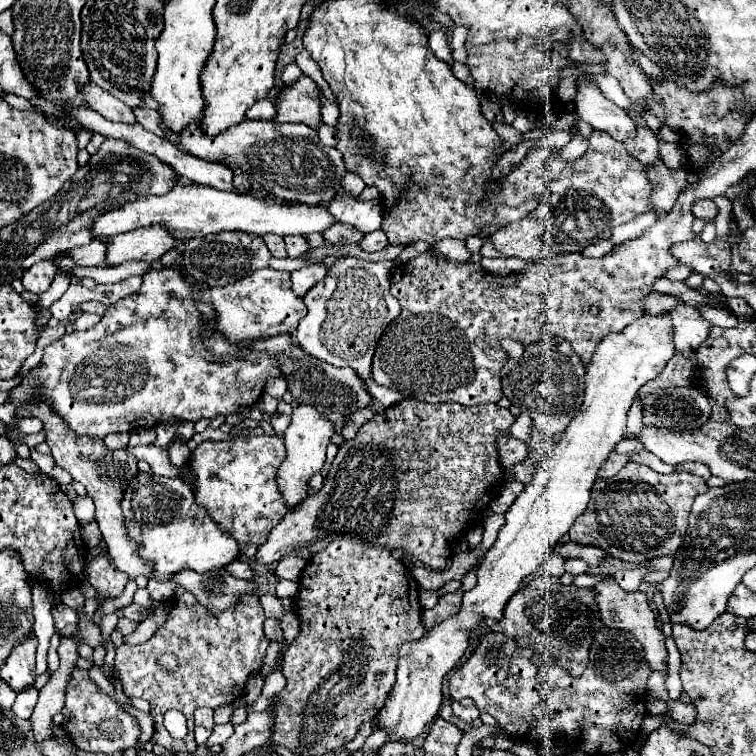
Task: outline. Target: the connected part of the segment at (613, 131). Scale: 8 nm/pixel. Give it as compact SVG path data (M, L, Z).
M581 81L575 97L575 111L579 119L587 121L593 129L605 131L617 141L635 137L637 125L633 119L621 107L603 97L603 93L591 81Z

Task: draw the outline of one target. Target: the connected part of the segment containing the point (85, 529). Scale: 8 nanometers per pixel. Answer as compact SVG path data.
M96 521L81 527L81 537L87 549L98 546L99 540L102 537Z

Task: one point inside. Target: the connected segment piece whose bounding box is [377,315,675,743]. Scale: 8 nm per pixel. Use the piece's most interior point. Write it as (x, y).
(558, 493)

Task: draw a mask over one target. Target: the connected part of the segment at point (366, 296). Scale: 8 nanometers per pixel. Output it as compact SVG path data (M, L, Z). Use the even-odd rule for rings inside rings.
M345 255L327 269L327 277L319 281L305 297L307 315L299 321L297 341L311 357L319 357L335 367L351 367L367 383L369 393L383 405L391 407L407 399L407 395L379 387L371 381L371 359L375 345L387 325L399 315L399 301L389 293L389 279L393 263L389 261L361 261Z

